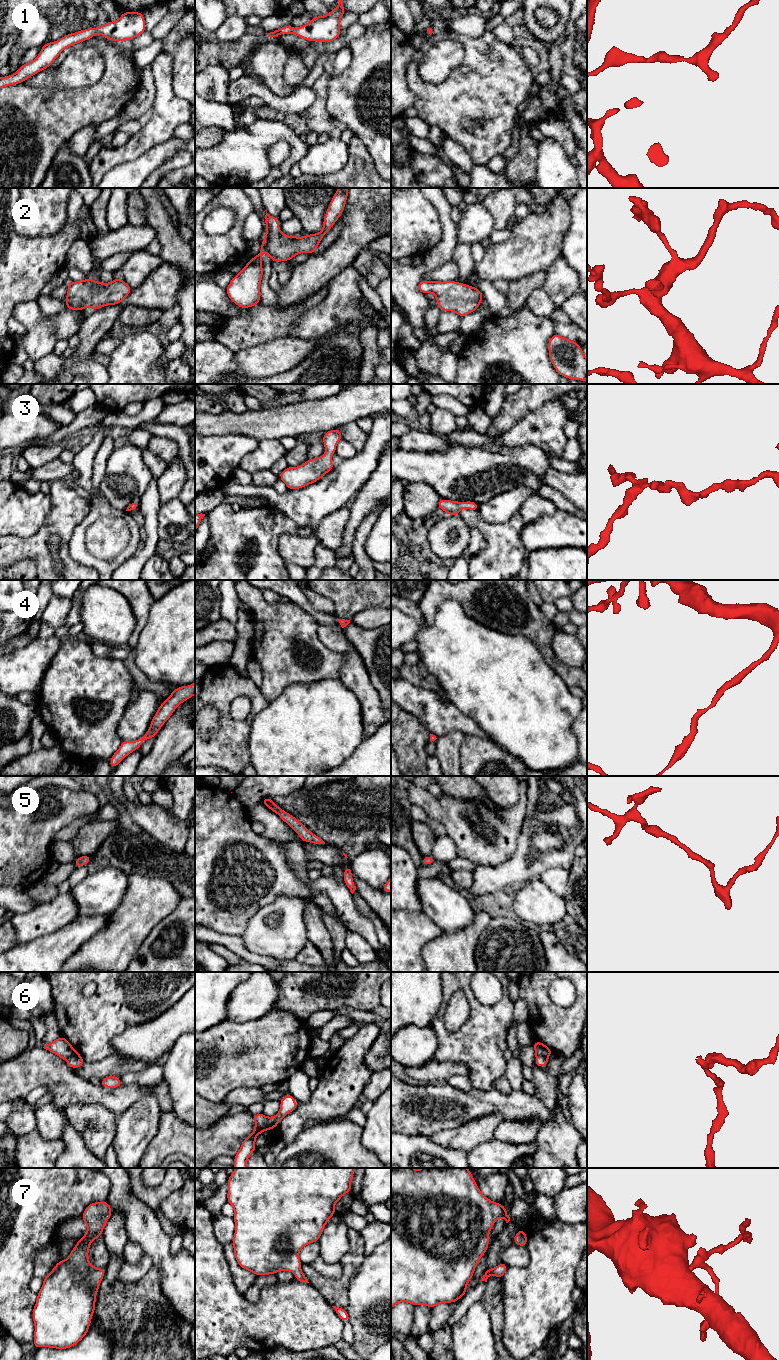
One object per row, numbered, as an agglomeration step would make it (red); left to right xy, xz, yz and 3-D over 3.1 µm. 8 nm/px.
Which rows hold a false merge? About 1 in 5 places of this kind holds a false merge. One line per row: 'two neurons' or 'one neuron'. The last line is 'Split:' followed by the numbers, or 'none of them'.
1: one neuron
2: one neuron
3: one neuron
4: one neuron
5: one neuron
6: two neurons
7: one neuron
Split: 6

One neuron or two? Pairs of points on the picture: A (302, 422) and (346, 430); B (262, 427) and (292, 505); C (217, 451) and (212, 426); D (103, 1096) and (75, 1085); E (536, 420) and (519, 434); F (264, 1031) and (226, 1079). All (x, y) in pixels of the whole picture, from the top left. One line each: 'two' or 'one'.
A: two
B: two
C: two
D: one
E: one
F: one

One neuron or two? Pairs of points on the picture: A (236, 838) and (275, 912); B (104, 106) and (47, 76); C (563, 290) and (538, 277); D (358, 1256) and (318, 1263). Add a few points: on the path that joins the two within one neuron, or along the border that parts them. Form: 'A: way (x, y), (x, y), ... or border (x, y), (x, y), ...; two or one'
A: border (293, 896), (279, 896), (262, 906), (251, 916); two
B: border (45, 86), (68, 89); two
C: border (546, 271), (546, 277), (541, 287); two
D: border (310, 1264), (327, 1277), (338, 1278), (340, 1276); two

